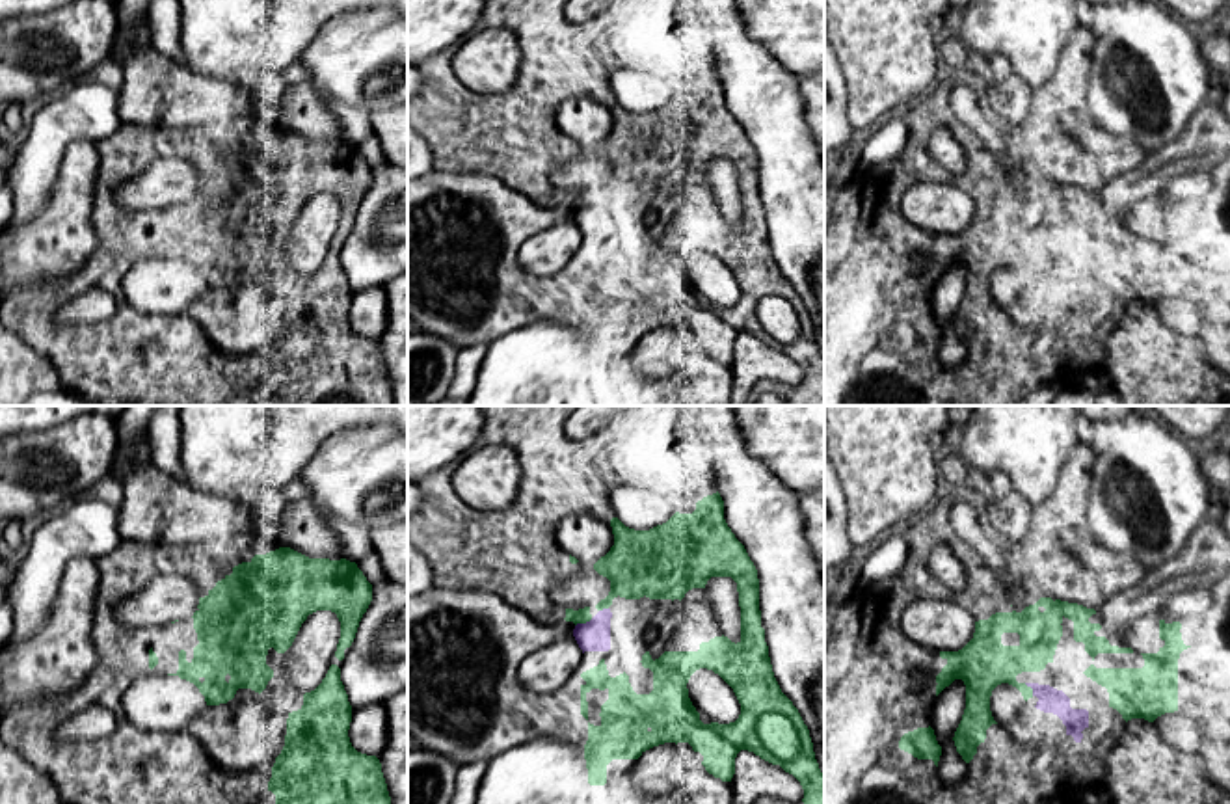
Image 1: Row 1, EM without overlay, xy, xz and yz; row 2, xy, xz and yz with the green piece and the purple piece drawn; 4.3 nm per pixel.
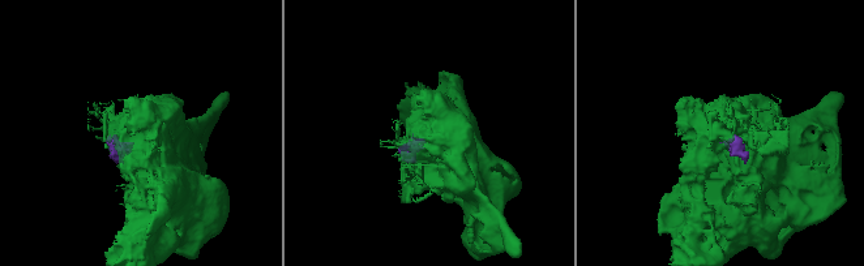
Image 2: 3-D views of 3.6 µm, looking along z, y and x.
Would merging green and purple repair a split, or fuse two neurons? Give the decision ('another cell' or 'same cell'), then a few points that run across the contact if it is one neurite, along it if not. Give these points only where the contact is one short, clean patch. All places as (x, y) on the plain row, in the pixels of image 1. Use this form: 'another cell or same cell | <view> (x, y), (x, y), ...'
same cell

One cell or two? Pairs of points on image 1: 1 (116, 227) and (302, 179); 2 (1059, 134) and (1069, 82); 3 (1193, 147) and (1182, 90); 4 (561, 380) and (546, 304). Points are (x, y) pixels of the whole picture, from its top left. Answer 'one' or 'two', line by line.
1: one
2: one
3: two
4: two

